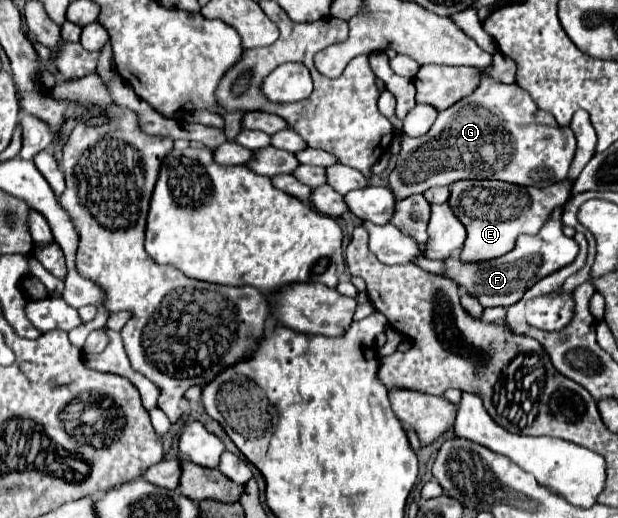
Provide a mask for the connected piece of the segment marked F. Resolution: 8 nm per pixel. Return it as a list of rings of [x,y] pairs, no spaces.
[[[556,208],[556,212],[552,212],[552,216],[546,220],[544,228],[536,236],[520,236],[516,240],[514,250],[496,260],[484,260],[480,264],[464,264],[454,256],[446,258],[442,276],[456,282],[466,294],[478,298],[478,302],[484,304],[484,308],[494,308],[494,306],[508,308],[516,304],[518,300],[522,300],[522,294],[528,288],[532,288],[538,280],[560,270],[562,266],[568,266],[576,258],[578,244],[572,238],[564,236],[560,216],[562,216],[562,208]]]

